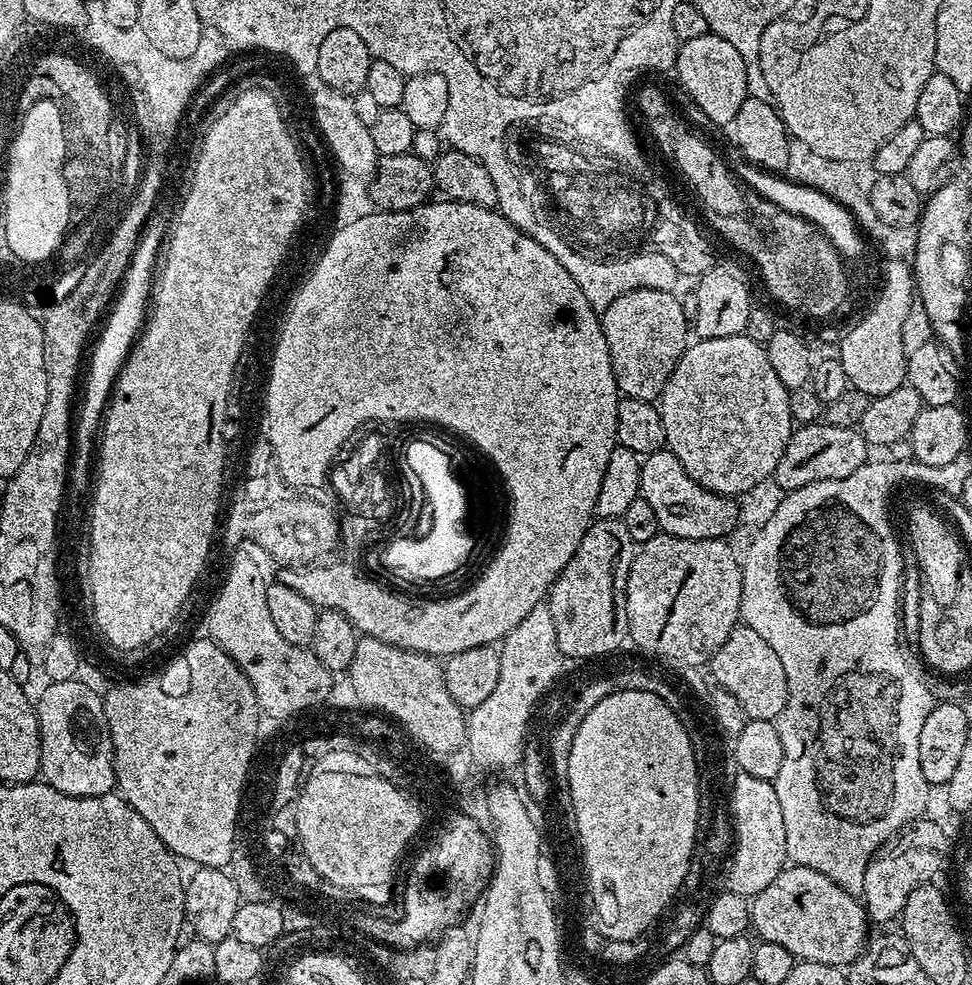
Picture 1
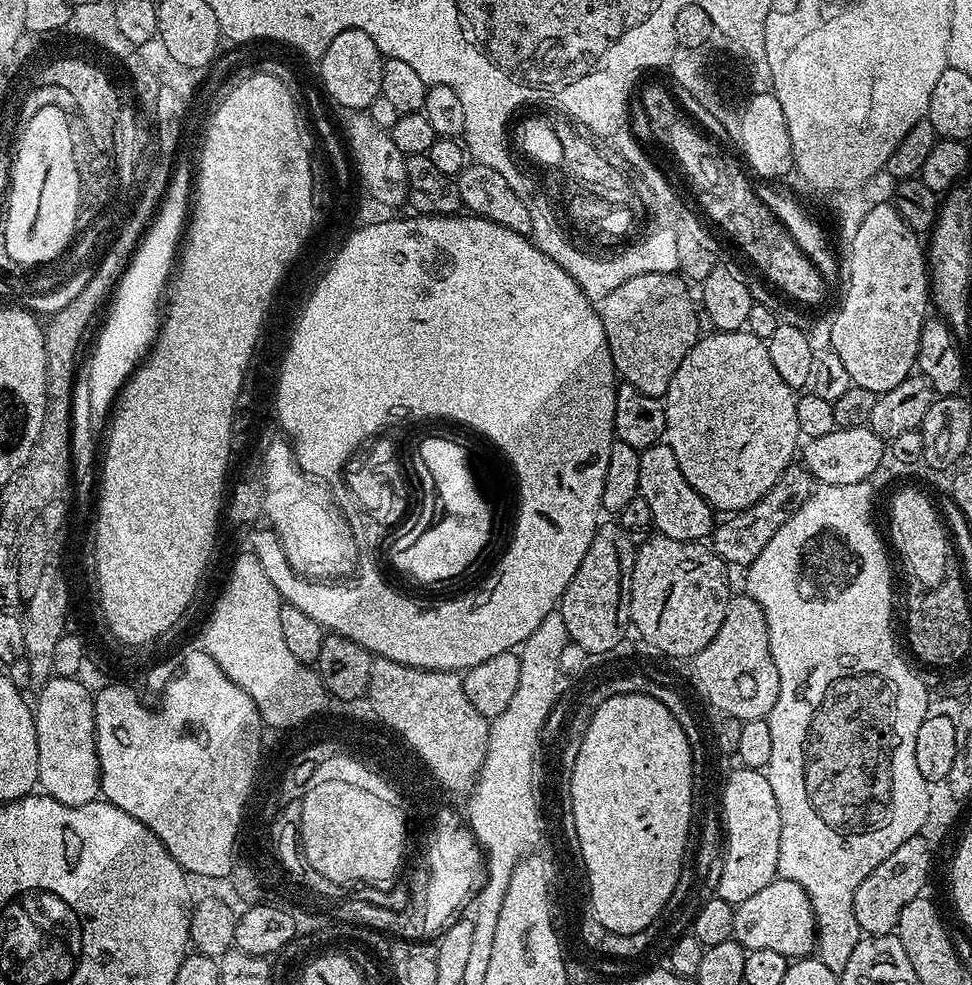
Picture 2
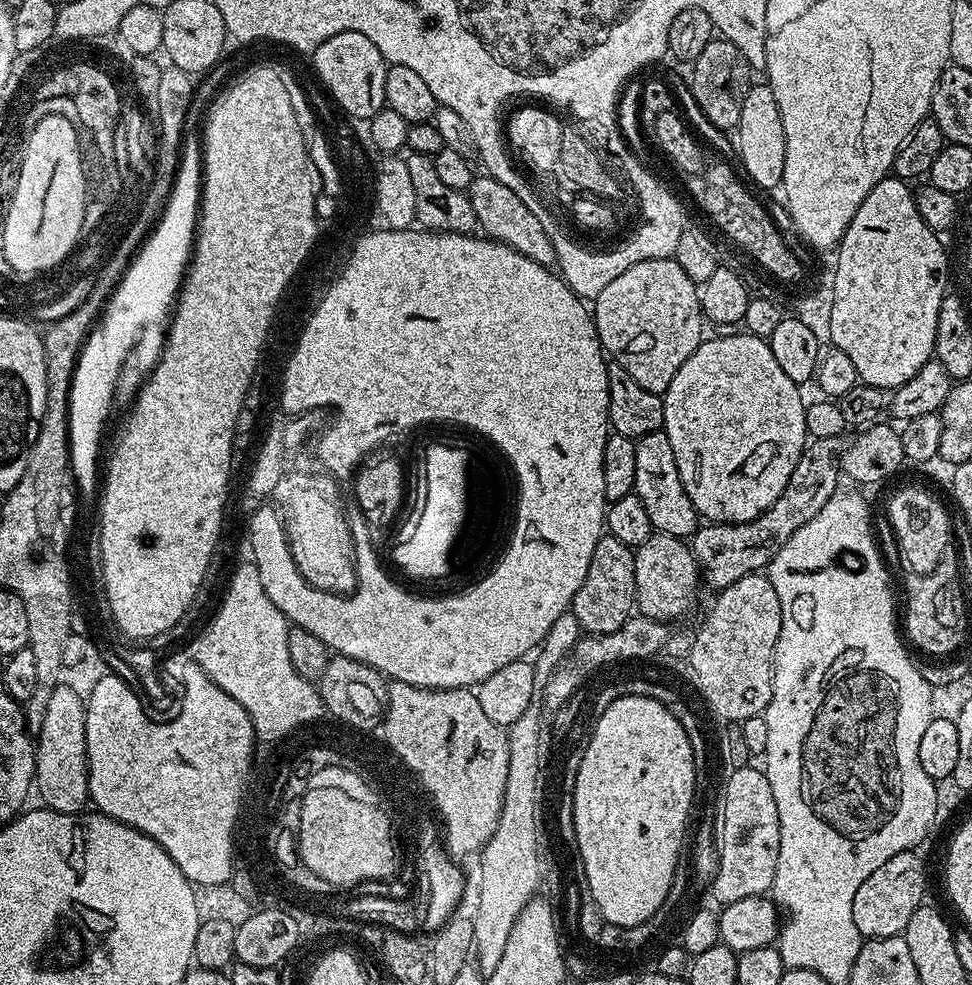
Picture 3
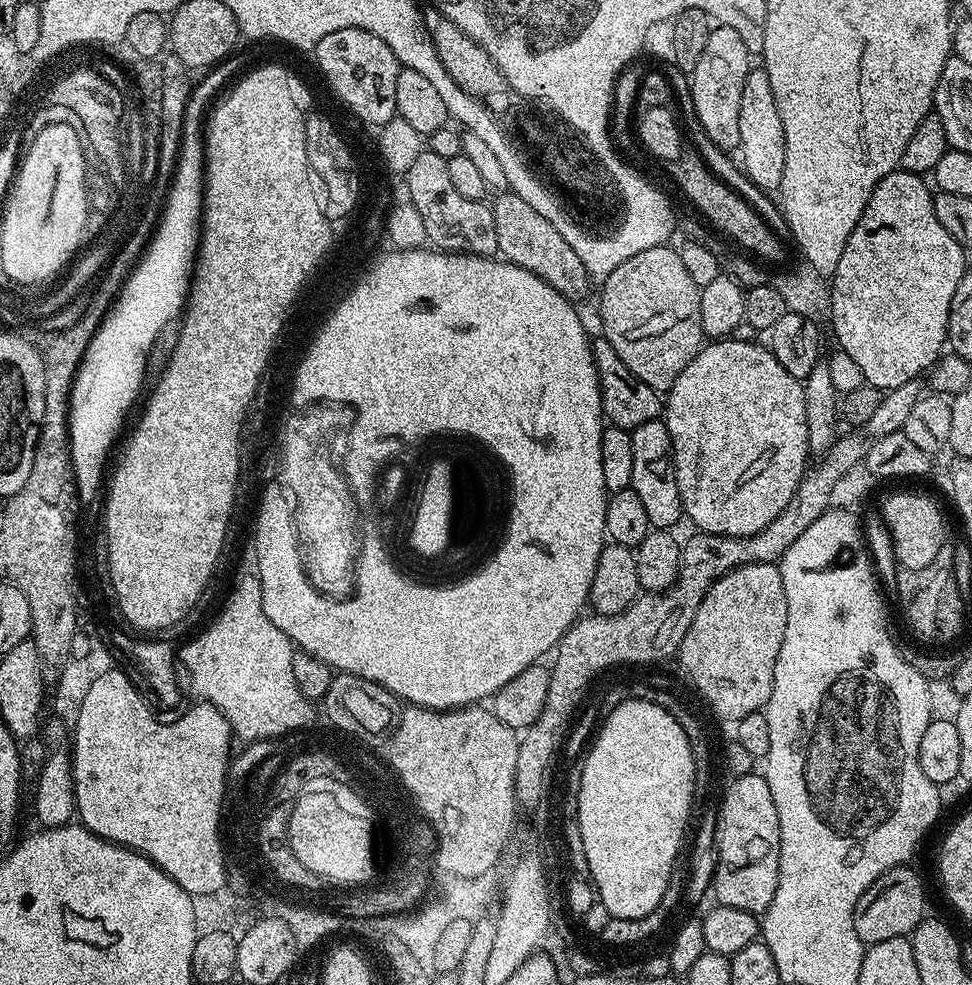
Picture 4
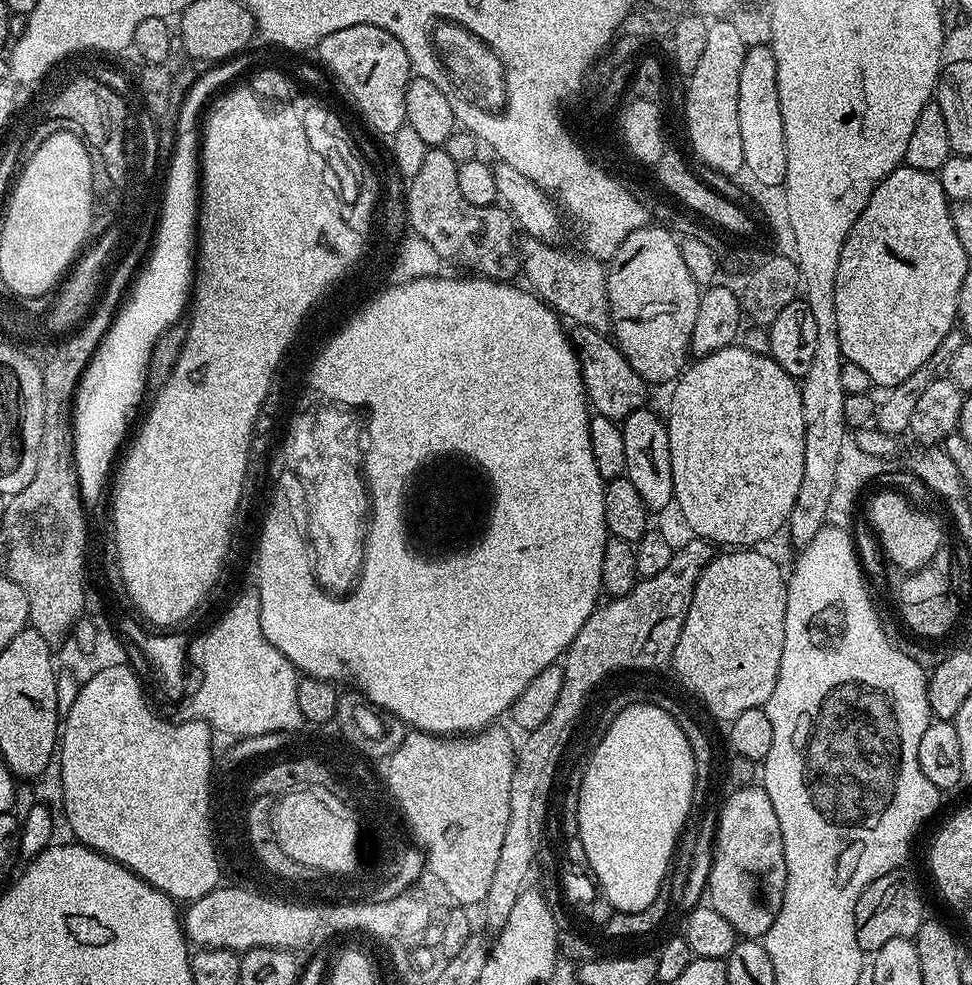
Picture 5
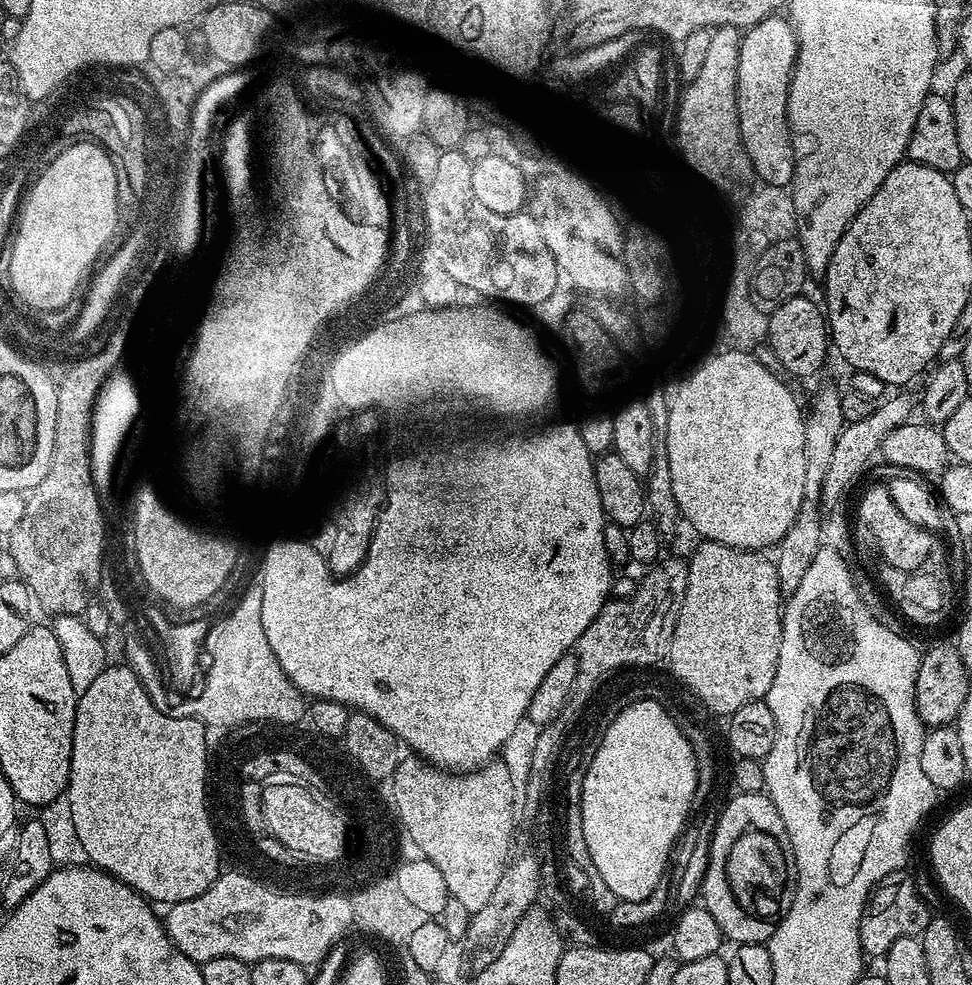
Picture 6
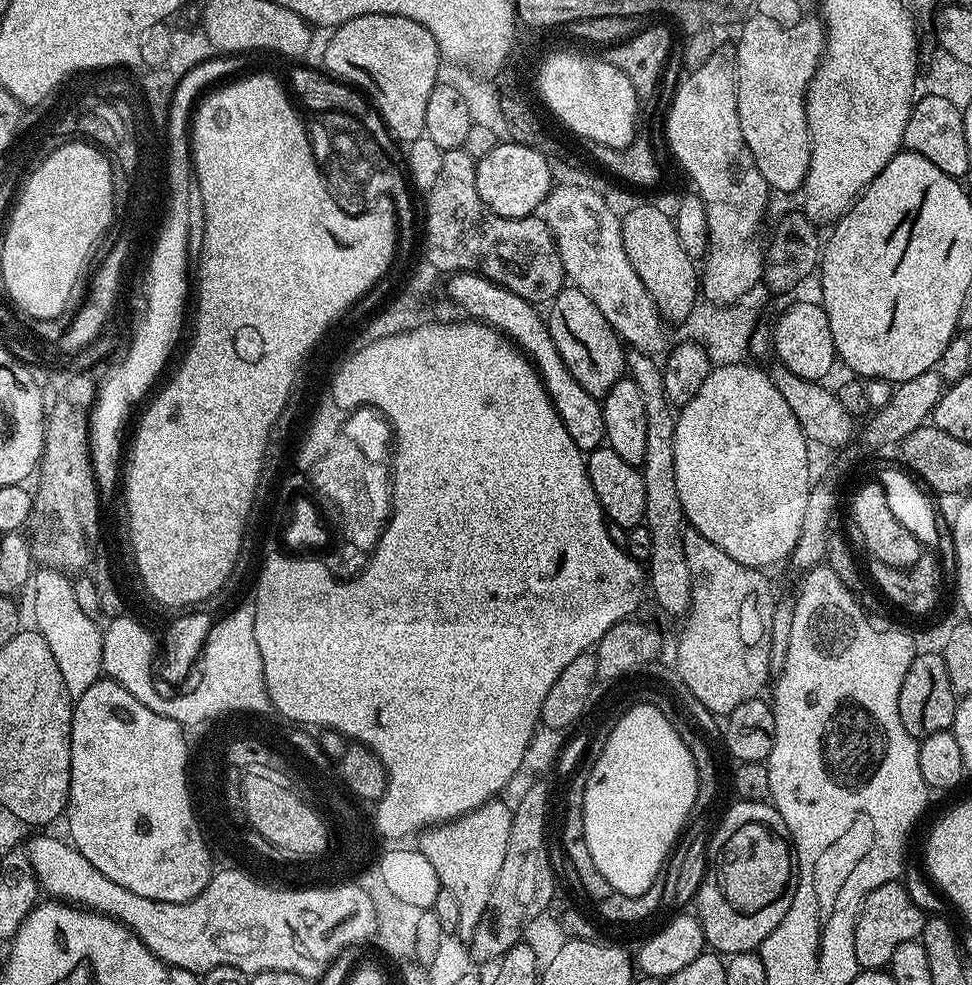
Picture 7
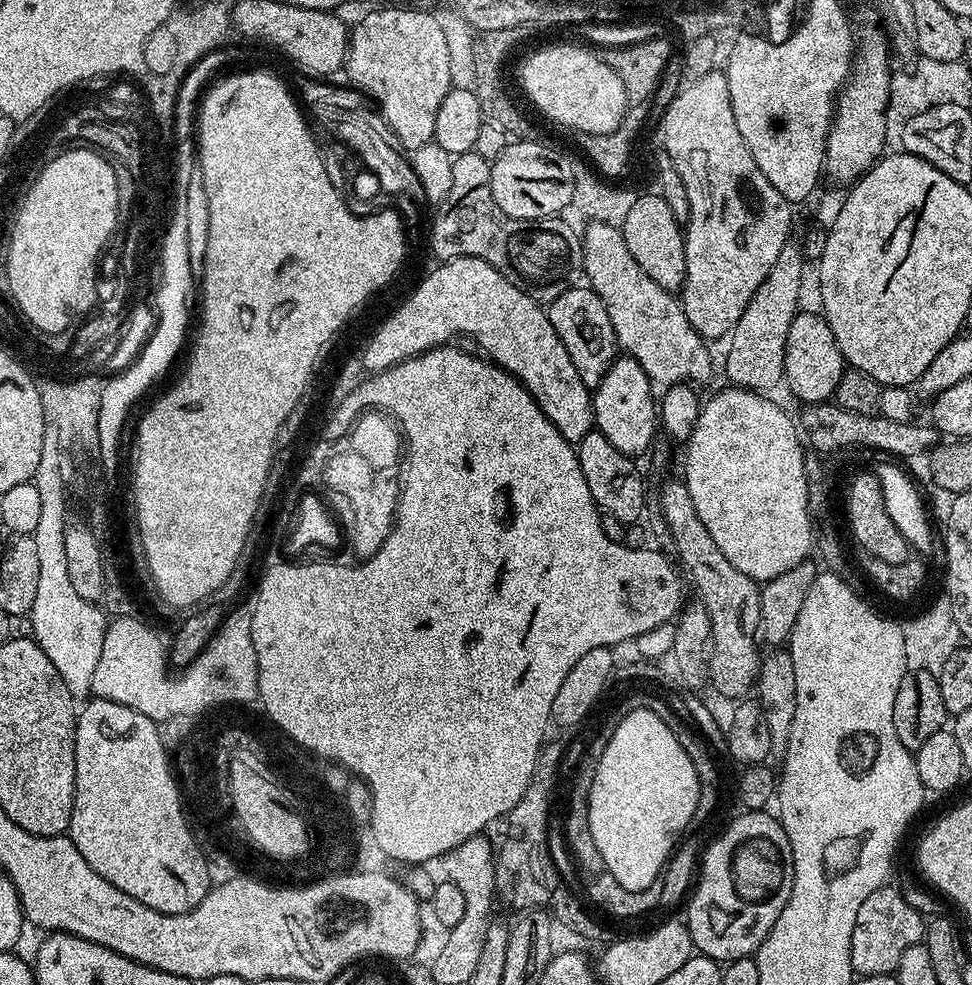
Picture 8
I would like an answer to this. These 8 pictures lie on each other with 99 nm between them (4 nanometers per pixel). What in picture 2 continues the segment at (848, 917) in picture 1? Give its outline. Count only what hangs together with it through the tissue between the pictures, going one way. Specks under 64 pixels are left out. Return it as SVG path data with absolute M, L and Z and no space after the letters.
M772 880L770 886L735 905L732 939L746 950L778 950L789 958L807 957L818 944L818 913L808 891L793 880Z

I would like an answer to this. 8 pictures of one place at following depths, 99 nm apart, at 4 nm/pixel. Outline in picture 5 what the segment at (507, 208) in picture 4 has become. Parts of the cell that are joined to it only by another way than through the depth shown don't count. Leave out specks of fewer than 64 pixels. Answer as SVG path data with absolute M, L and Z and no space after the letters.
M524 238L519 241L518 259L522 265L522 276L528 279L526 281L527 287L565 321L573 320L571 322L573 325L607 333L612 327L612 315L608 301L608 273L605 265L601 261L591 259L584 254L572 257L566 249L559 248L558 245L559 243L556 242L533 238Z

